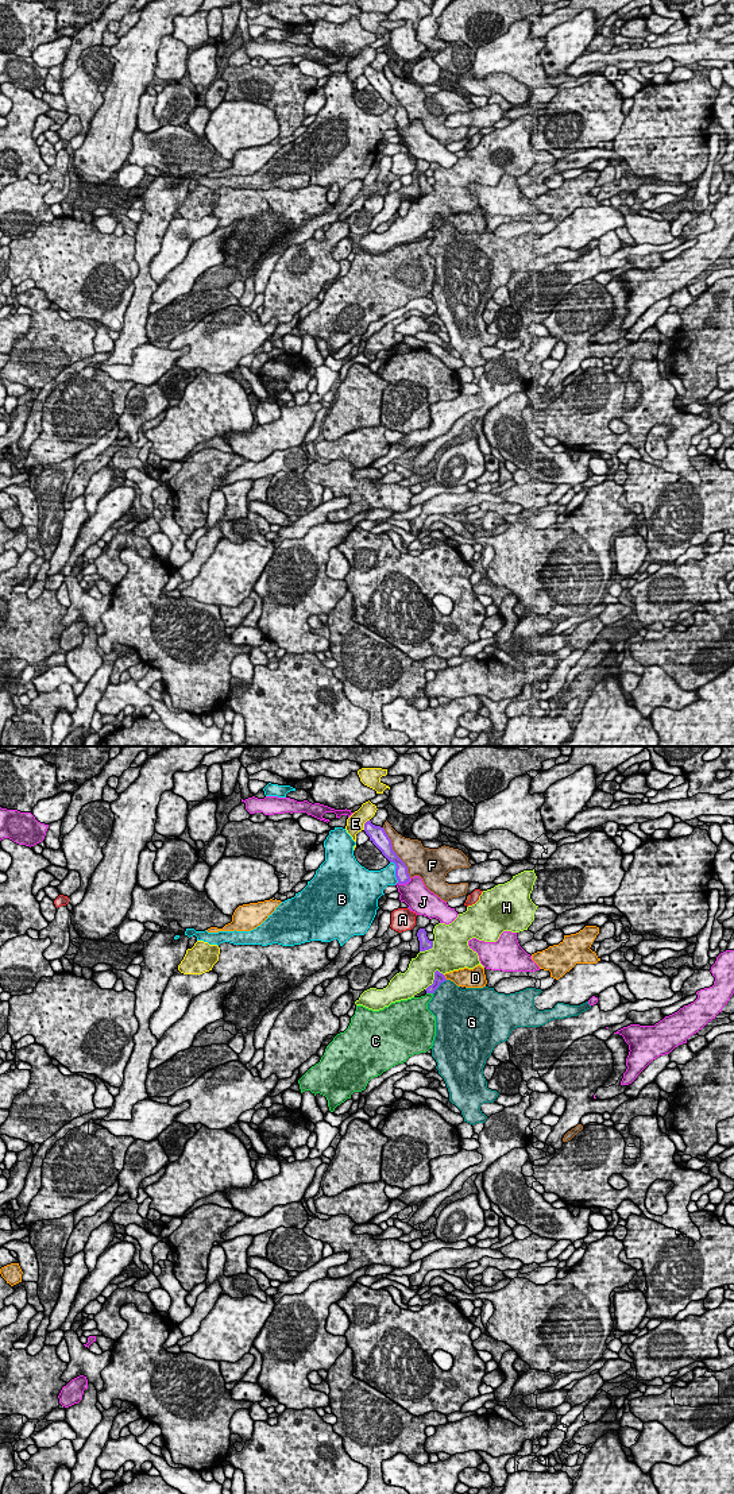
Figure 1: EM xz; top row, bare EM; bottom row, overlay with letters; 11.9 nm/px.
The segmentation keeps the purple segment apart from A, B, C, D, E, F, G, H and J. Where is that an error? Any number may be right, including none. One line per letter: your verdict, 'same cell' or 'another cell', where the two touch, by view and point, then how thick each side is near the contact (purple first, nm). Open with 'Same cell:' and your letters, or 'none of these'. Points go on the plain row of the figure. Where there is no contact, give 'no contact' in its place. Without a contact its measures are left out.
Same cell: G
A: another cell; meets purple in xz at (409, 153); 30 nm thick on the purple side, 280 nm on the other
B: another cell; meets purple in xz at (396, 115); 160 nm thick on the purple side, 240 nm on the other
C: another cell; meets purple in xz at (429, 236); 130 nm thick on the purple side, 280 nm on the other
D: another cell; meets purple in xz at (444, 222); 130 nm thick on the purple side, 220 nm on the other
E: another cell; meets purple in xz at (364, 69); 200 nm thick on the purple side, 220 nm on the other
F: another cell; meets purple in xz at (396, 97); 200 nm thick on the purple side, 320 nm on the other
G: same cell; meets purple in xz at (439, 230); 130 nm thick on the purple side, 440 nm on the other
H: another cell; meets purple in xz at (435, 222); 130 nm thick on the purple side, 340 nm on the other
J: another cell; meets purple in xz at (404, 127); 160 nm thick on the purple side, 320 nm on the other

